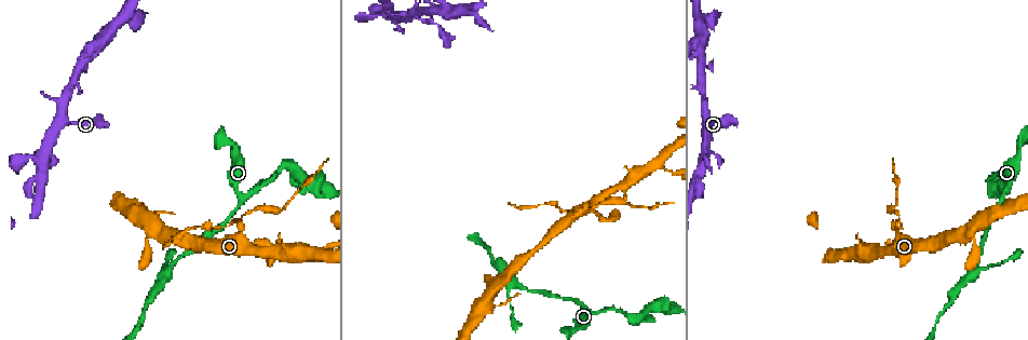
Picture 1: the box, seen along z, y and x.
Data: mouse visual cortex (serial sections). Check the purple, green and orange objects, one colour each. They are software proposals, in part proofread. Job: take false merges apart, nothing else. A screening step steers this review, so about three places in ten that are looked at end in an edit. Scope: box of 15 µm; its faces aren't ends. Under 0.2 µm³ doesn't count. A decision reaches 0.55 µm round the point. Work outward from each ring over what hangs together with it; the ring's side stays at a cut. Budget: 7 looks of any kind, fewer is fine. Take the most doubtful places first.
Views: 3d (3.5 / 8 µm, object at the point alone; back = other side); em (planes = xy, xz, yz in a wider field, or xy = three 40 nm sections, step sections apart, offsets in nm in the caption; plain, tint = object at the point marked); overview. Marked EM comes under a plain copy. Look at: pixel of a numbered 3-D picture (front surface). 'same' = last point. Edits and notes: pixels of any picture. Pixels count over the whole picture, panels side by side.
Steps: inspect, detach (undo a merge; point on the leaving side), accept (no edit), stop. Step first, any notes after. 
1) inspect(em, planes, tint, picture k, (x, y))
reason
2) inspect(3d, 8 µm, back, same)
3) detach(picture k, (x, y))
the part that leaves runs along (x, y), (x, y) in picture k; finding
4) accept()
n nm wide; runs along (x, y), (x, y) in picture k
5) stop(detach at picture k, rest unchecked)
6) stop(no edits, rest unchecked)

inspect(3d, 3.5 µm, back, picture 1, (1003, 200))
three arms meet

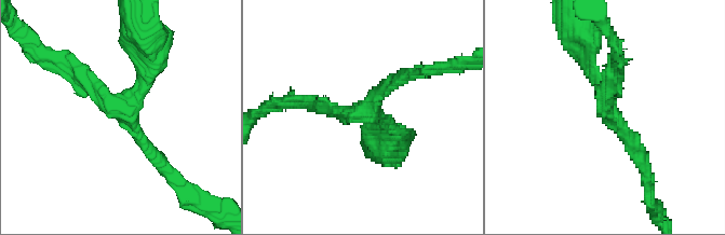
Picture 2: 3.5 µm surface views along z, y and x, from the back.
inspect(em, xy, step 2, tint, picture 2, (604, 108))
3 arms; arms of 150, 200, 200 nm; shape alone is not enough

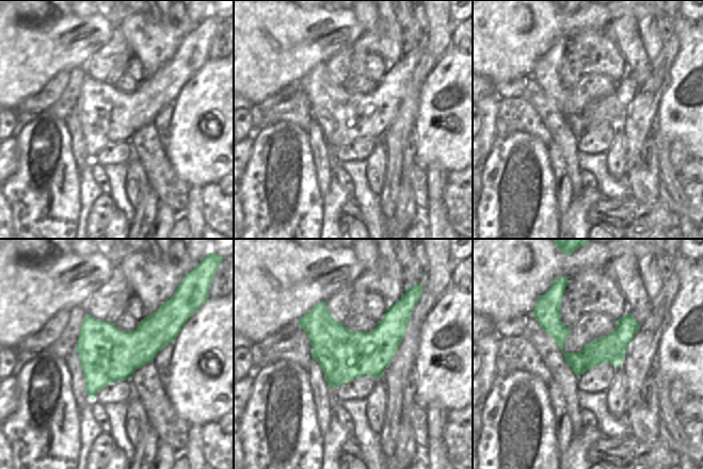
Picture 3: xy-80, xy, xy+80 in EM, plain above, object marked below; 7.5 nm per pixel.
inspect(em, xy, step 1, tint, same)
another direction

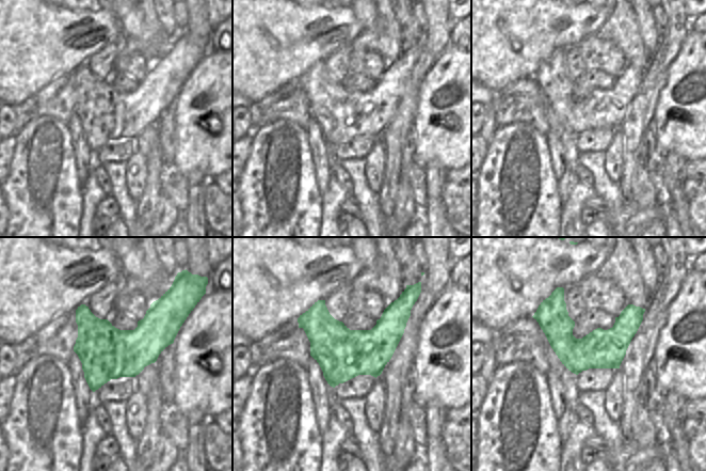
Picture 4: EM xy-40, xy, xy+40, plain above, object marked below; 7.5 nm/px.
accept()
runs along (392, 137), (376, 112), (309, 99) in picture 2; continuous, no second cell

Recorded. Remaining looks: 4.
inspect(3d, 3.5 µm, picture 1, (241, 224))
thick turns thin

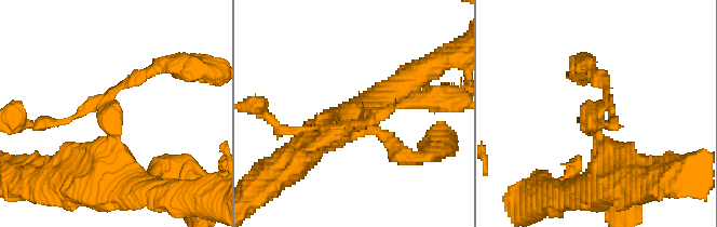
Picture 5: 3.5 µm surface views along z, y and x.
inspect(em, xy, step 3, tint, picture 5, (351, 112))
shape alone is not enough

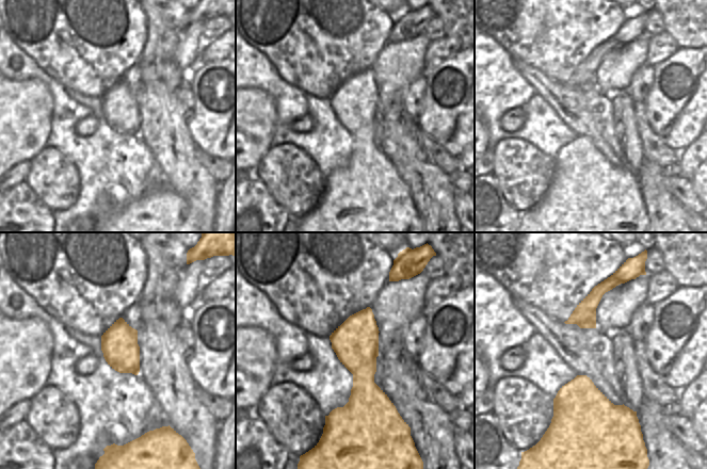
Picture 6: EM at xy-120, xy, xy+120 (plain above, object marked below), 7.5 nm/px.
detach(picture 5, (144, 75))
the part that leaves runs along (109, 105), (109, 95), (146, 71), (192, 65) in picture 5; two cells meet here

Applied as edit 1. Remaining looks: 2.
stop(detach at picture 5, rest unchecked)

